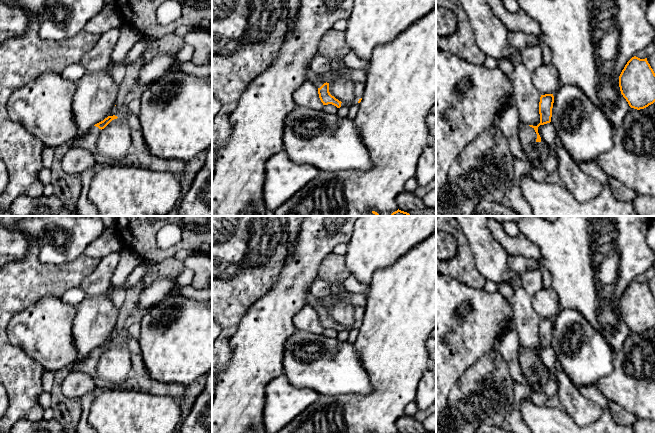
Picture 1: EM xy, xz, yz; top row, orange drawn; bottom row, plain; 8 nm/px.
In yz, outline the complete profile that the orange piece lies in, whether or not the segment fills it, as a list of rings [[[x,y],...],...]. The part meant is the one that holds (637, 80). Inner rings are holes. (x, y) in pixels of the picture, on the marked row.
[[[632,57],[619,76],[621,94],[631,108],[640,110],[655,102],[655,73],[647,61]]]

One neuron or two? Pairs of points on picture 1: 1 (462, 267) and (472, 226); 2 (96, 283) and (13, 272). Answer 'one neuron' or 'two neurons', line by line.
1: two neurons
2: two neurons

